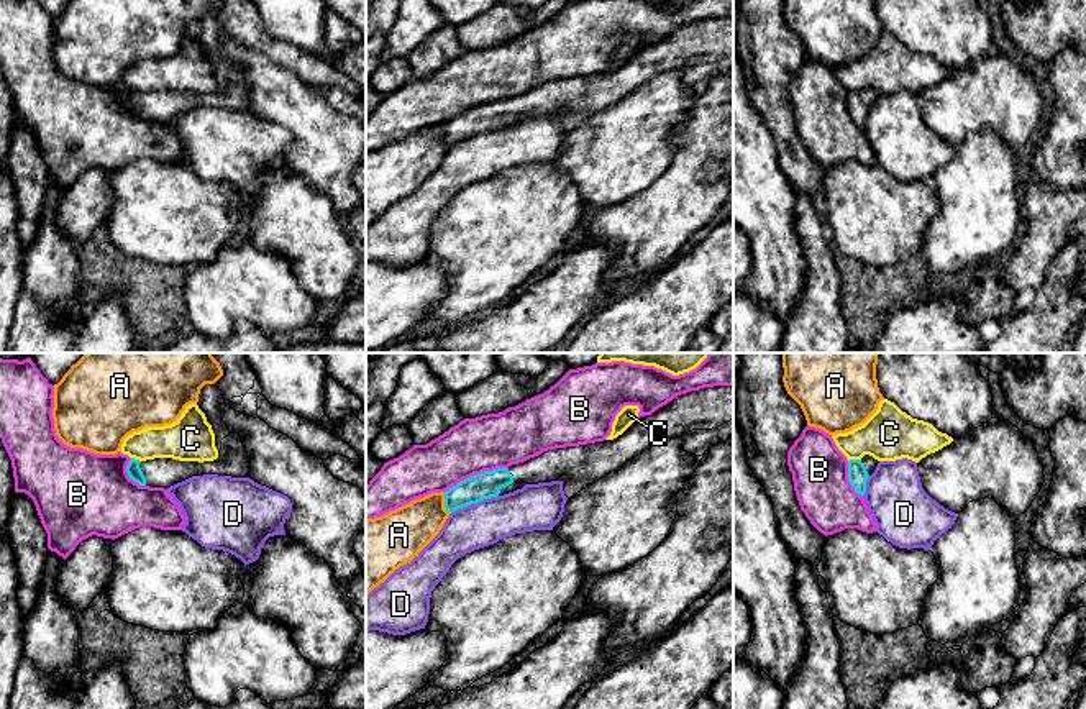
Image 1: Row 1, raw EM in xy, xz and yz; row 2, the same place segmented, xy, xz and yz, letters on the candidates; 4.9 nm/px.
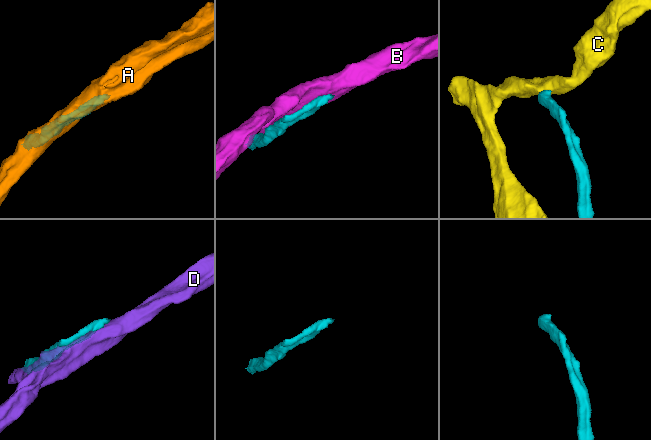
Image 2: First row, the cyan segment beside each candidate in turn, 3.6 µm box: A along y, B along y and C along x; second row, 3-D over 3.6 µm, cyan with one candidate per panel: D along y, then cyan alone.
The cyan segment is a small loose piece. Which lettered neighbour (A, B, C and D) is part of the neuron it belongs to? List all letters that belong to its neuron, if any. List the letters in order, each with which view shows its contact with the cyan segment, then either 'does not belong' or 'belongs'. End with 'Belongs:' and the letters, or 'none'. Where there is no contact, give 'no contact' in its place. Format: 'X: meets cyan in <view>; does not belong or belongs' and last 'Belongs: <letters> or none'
A: meets cyan in xz; does not belong
B: meets cyan in xz; does not belong
C: meets cyan in yz; does not belong
D: meets cyan in xz; does not belong
Belongs: none

